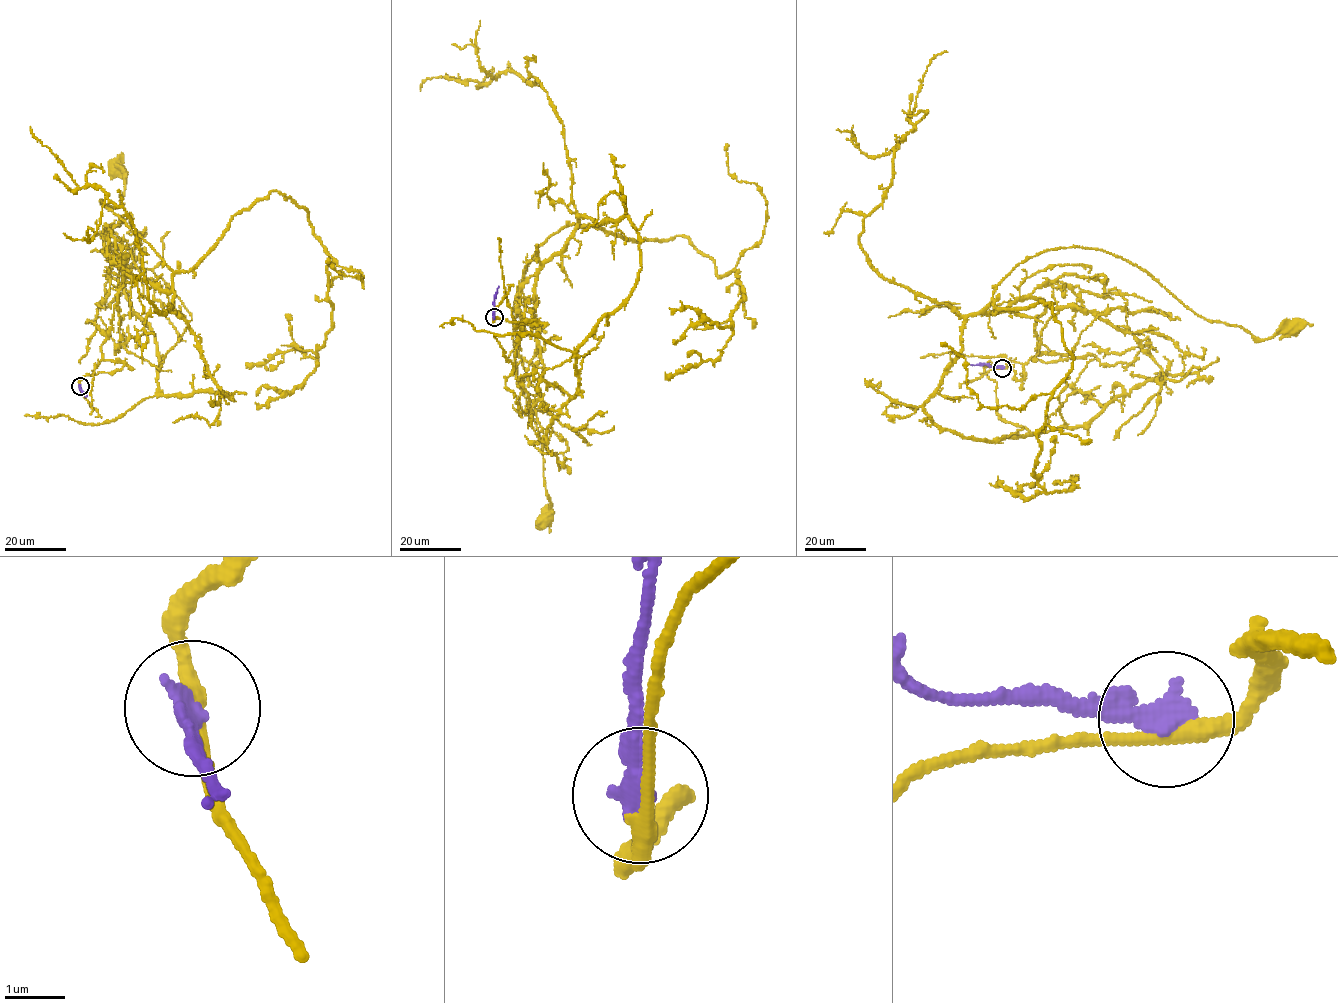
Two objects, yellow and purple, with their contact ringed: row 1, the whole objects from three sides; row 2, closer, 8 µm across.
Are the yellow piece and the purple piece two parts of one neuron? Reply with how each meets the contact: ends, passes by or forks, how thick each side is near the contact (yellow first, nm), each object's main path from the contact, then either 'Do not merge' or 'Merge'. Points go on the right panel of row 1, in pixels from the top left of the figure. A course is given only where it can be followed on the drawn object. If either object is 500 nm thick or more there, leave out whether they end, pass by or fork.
At the ring yellow passes by. At the ring purple ends. Thickness 240 nm (yellow) against 360 nm. Course of yellow: (1002, 368), (1022, 380), (1045, 303), (985, 308), (1015, 267), (1059, 248), (1127, 260), (1260, 339), (1295, 330). Course of purple: (1002, 368), (970, 365). Do not merge

